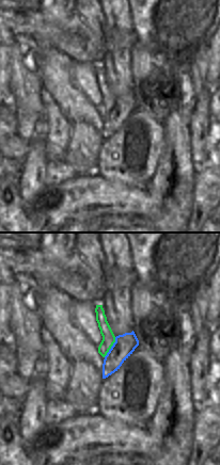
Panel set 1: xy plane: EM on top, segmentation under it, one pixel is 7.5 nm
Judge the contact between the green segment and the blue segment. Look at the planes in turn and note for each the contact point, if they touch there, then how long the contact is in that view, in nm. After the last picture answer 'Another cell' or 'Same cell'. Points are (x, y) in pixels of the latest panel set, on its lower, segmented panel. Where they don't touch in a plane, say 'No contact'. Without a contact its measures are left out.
Touches green at (111, 346). Shared border 180 nm

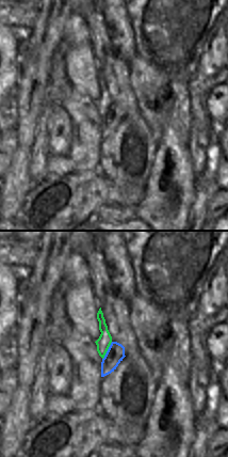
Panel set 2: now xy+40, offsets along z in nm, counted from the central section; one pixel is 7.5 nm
Touches green at (107, 350). Shared border 150 nm

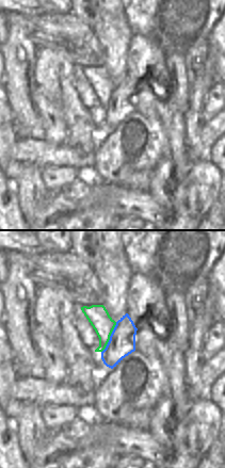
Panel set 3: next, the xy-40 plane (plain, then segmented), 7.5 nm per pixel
Touches green at (109, 337). Shared border 260 nm

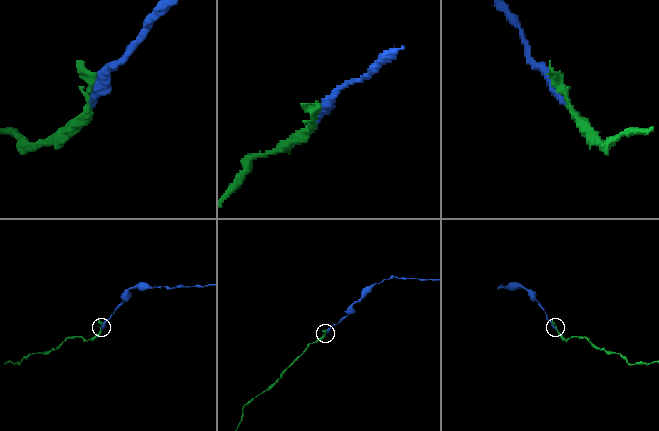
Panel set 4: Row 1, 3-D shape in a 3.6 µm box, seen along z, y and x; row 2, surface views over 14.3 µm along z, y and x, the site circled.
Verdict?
Same cell

